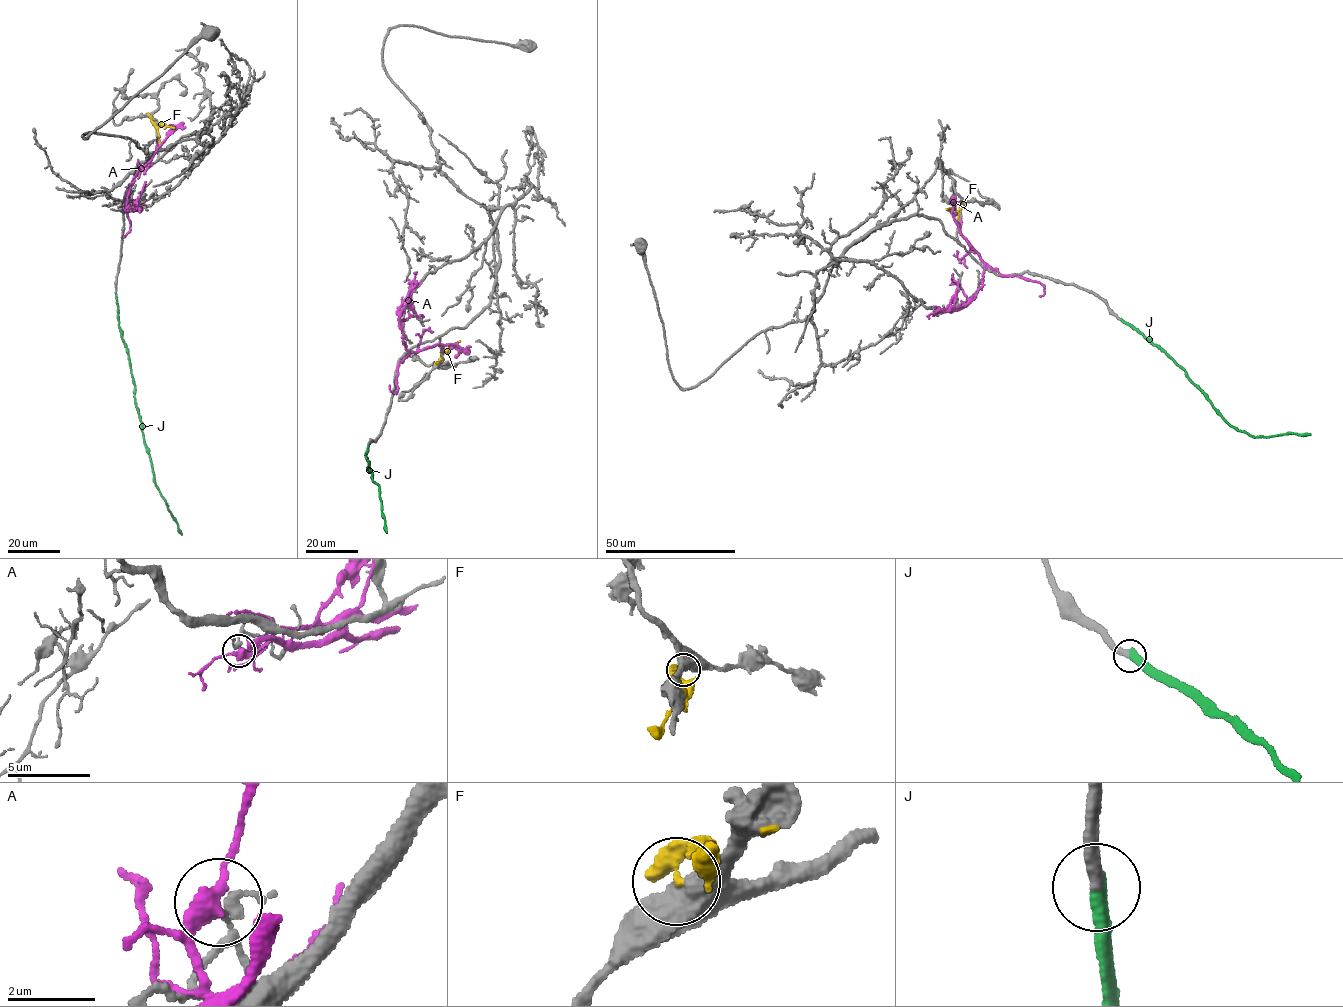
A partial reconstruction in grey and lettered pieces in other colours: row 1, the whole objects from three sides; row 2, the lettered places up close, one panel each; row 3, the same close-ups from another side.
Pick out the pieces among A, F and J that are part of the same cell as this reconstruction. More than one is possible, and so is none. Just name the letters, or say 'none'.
J

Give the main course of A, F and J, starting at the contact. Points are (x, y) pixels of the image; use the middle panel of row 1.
A: (413, 281), (400, 321), (408, 356), (398, 363), (396, 393), (390, 390), (389, 385)
F: (436, 364), (443, 353), (460, 340)
J: (368, 445), (365, 455), (369, 462), (369, 468), (366, 468), (372, 471), (372, 481), (379, 486), (387, 532)

